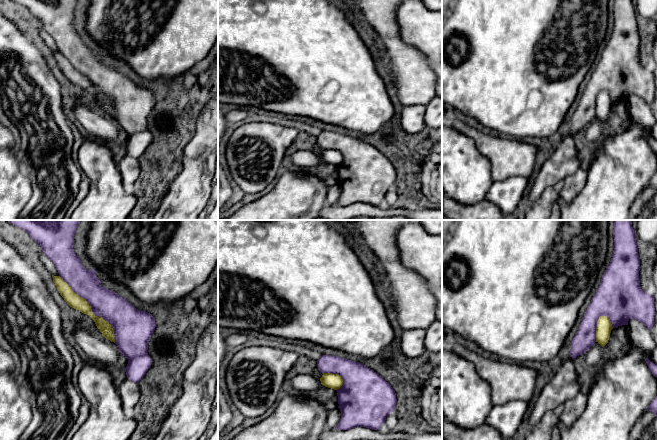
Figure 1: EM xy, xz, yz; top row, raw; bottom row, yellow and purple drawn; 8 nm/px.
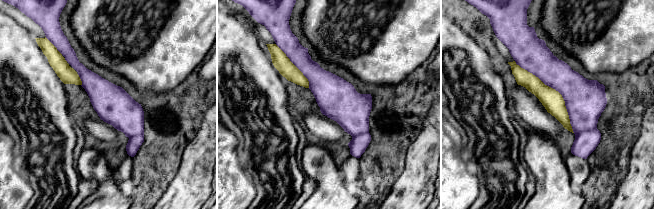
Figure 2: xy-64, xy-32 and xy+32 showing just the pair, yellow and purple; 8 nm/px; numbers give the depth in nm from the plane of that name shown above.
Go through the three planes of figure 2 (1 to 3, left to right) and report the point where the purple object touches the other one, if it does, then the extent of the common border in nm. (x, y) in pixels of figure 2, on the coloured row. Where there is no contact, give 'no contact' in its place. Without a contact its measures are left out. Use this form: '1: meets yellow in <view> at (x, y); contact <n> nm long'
1: meets yellow in xy-64 at (54, 46); contact 200 nm long
2: meets yellow in xy-32 at (295, 66); contact 440 nm long
3: meets yellow in xy+32 at (555, 90); contact 750 nm long

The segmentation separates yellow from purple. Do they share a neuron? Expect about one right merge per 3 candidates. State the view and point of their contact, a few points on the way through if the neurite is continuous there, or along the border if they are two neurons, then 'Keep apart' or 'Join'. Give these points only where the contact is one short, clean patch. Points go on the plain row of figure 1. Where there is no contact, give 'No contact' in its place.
Touches yellow at xy (91, 87). Keep apart

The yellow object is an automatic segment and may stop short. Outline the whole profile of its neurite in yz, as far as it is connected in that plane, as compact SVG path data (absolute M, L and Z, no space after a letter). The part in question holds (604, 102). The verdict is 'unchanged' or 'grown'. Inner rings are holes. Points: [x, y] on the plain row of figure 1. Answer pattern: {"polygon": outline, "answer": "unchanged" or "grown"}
{"polygon": "M600 92L596 103L596 118L604 123L608 119L612 105L610 95L607 92Z", "answer": "unchanged"}

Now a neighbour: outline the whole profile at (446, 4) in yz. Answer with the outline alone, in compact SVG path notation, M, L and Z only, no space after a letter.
M442 0L442 23L449 15L451 6L455 0Z

